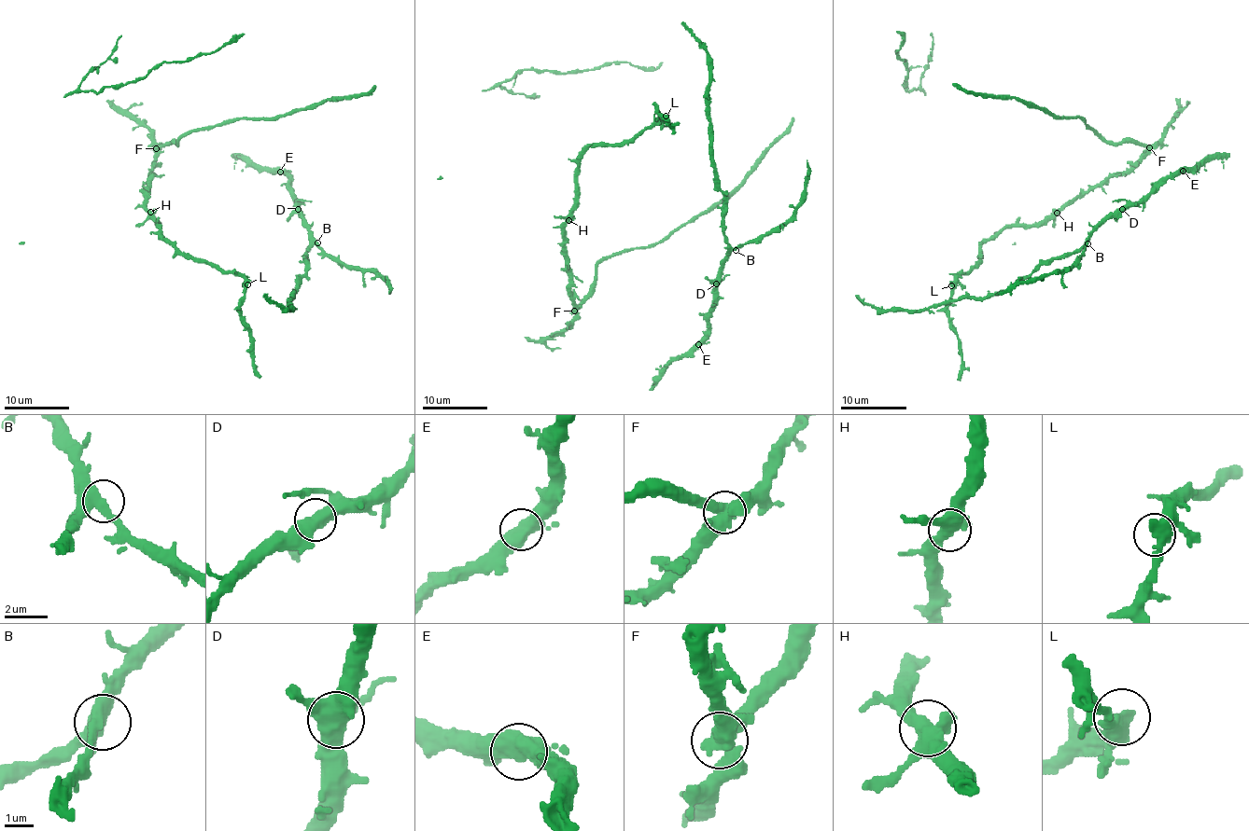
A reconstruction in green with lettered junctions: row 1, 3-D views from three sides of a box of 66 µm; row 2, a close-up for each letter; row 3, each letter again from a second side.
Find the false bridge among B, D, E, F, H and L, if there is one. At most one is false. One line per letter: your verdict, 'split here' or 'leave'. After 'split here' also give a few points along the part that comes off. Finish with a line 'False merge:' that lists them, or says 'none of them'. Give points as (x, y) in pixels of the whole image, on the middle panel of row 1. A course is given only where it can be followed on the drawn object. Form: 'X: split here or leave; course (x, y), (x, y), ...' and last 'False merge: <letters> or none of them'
B: leave
D: leave
E: leave
F: split here; course (573, 311), (590, 290), (595, 270), (603, 260), (663, 242), (687, 223), (712, 210), (793, 117)
H: leave
L: leave
False merge: F

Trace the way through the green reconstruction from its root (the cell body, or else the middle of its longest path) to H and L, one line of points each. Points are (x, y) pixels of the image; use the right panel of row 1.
H: (1143, 155), (1127, 171), (1110, 174), (1086, 192), (1068, 200), (1056, 212)
L: (1143, 155), (1127, 171), (1110, 174), (1043, 220), (1003, 227), (981, 244), (981, 257), (951, 285)

